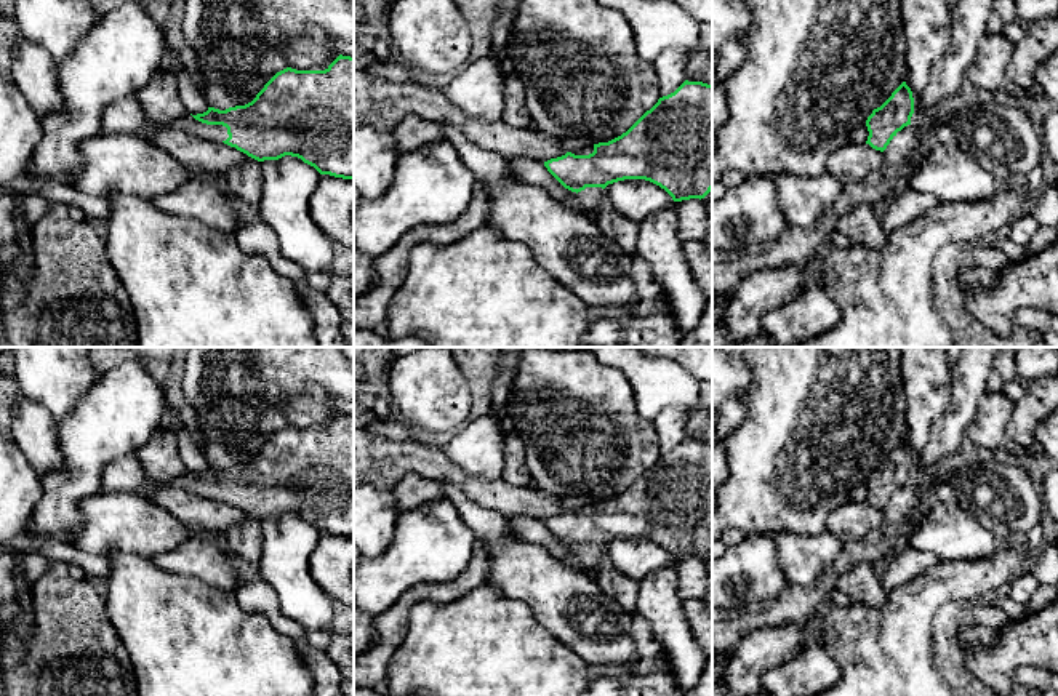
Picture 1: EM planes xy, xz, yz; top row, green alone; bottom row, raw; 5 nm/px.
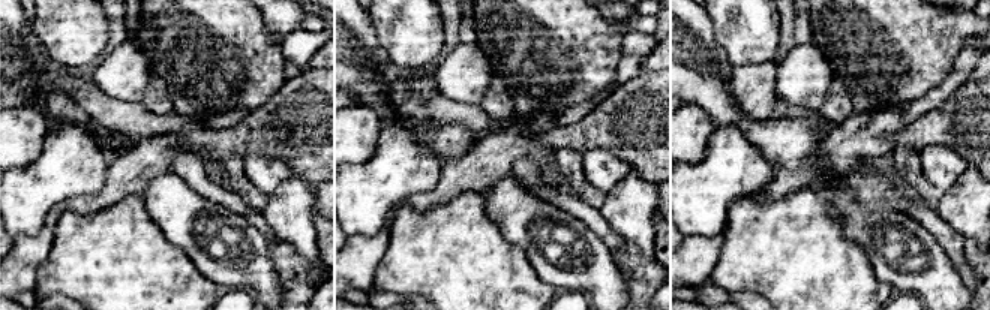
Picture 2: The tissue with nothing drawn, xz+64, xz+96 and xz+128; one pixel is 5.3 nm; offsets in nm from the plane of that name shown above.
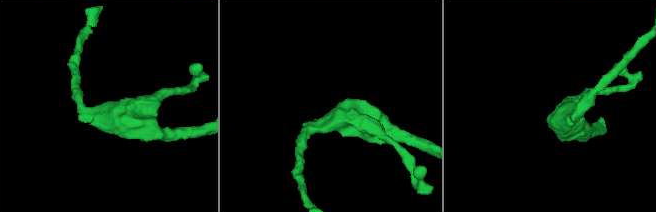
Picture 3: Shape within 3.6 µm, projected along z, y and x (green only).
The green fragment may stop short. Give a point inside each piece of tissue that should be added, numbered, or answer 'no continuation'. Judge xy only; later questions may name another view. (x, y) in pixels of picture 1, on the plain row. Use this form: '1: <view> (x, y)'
1: xy (188, 482)

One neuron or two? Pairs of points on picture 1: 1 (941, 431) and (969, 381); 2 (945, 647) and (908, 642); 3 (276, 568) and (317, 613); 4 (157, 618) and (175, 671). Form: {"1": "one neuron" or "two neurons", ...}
{"1": "one neuron", "2": "two neurons", "3": "one neuron", "4": "one neuron"}

